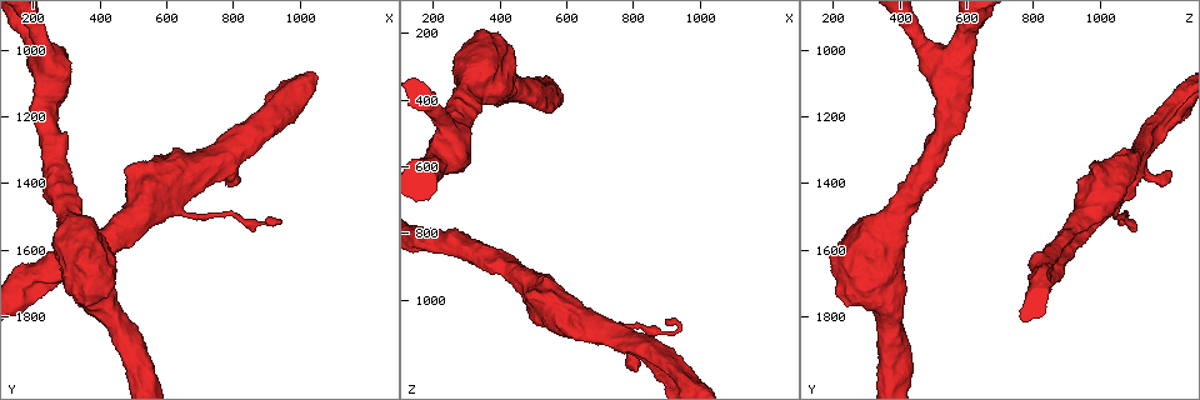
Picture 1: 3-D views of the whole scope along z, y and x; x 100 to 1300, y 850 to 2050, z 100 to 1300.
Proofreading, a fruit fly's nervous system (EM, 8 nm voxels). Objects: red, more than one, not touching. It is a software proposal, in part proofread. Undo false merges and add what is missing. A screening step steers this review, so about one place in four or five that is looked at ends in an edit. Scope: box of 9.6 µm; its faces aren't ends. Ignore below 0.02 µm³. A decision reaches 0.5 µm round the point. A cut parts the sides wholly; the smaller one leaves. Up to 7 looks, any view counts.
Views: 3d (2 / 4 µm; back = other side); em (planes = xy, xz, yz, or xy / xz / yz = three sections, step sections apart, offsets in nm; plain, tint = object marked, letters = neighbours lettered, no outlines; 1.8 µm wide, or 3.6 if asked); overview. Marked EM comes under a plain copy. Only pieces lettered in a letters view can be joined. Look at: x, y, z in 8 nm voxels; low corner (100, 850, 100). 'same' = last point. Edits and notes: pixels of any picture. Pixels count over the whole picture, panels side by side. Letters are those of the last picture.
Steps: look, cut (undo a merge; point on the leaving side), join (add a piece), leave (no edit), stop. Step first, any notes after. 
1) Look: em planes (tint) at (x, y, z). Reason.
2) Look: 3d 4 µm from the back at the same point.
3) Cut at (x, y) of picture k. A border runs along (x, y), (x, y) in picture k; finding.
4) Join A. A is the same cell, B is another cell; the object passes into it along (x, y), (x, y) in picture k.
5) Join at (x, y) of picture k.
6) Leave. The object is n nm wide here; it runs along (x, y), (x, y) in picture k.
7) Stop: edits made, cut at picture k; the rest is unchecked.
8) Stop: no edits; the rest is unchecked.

Look: 3d 4 µm at (740, 1340, 1090). Branch point.

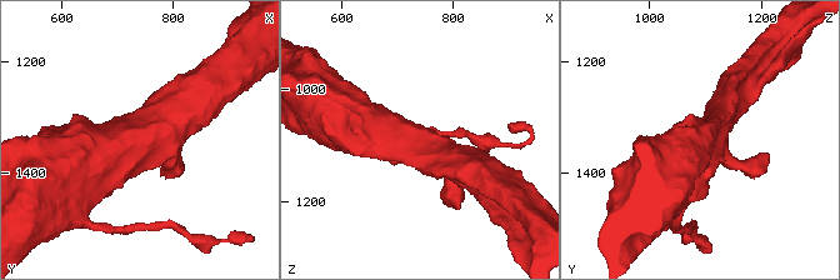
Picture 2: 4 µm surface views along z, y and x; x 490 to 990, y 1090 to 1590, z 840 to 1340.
Look: em xy step 16 (tint) at (730, 1335, 1100). 3 arms meet here; the arms are 220, 340, 600 nm wide.

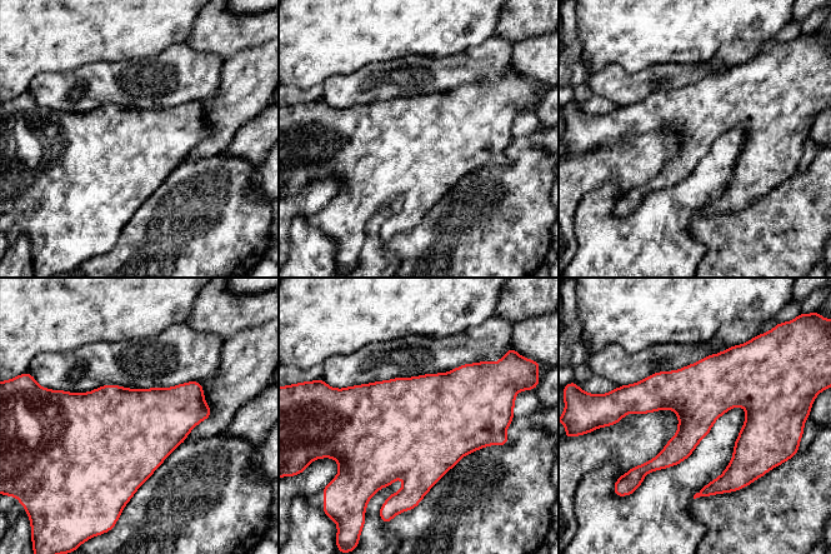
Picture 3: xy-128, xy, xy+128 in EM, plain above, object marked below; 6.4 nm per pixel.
Look: em planes (letters) at the same point. Cut it another way.

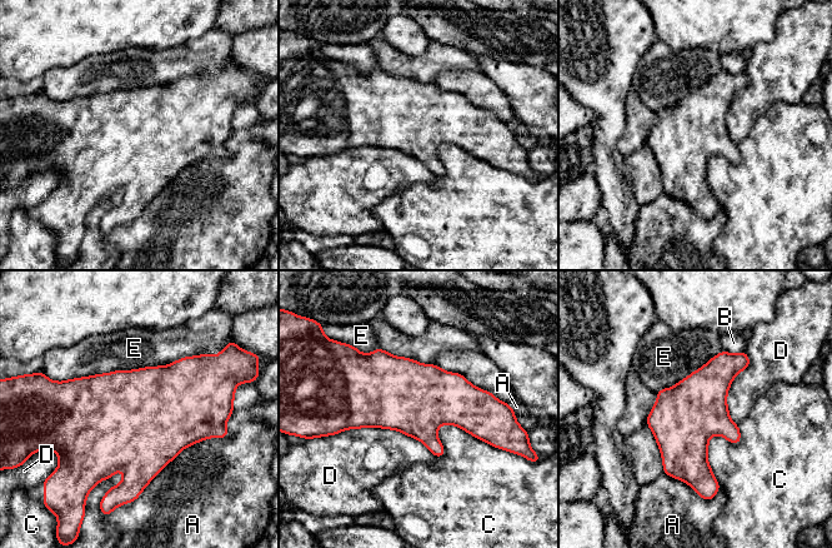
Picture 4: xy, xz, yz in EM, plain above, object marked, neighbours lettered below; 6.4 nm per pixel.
Leave. The object is 420 nm wide here; A, B, C, D and E are other cells; a border runs along (738, 424), (718, 487) in picture 4; continuous, no second cell.

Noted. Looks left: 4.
Look: 3d 2 µm at (900, 1510, 1070). Thin end.

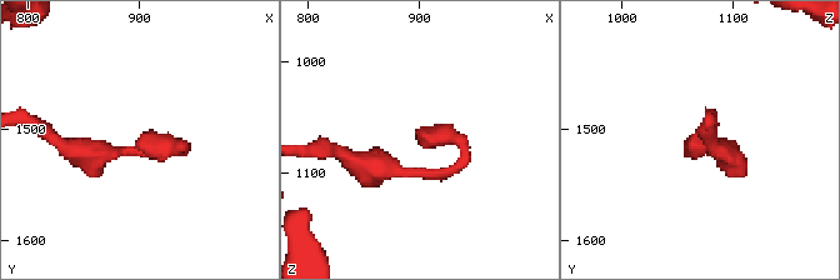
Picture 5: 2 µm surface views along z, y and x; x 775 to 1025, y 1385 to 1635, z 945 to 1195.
Look: em planes (letters) at (894, 1512, 1062). Need the tissue.

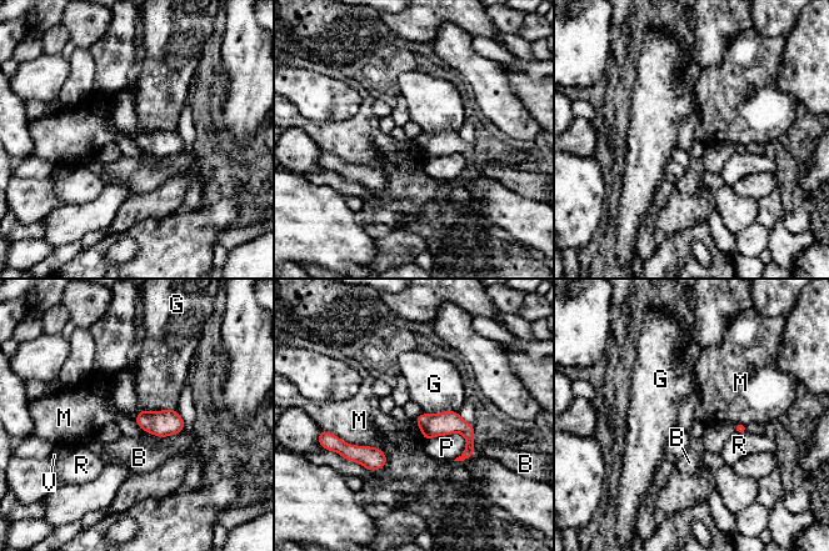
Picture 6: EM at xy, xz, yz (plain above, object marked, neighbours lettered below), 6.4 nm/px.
Leave. The object is 140 nm wide here; the longest contact is with M, 440 nm; B, G, M, P, R and V are other cells; none of them fits.

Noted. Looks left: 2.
Look: em yz step 4 (tint) at (350, 1550, 880). An open end.

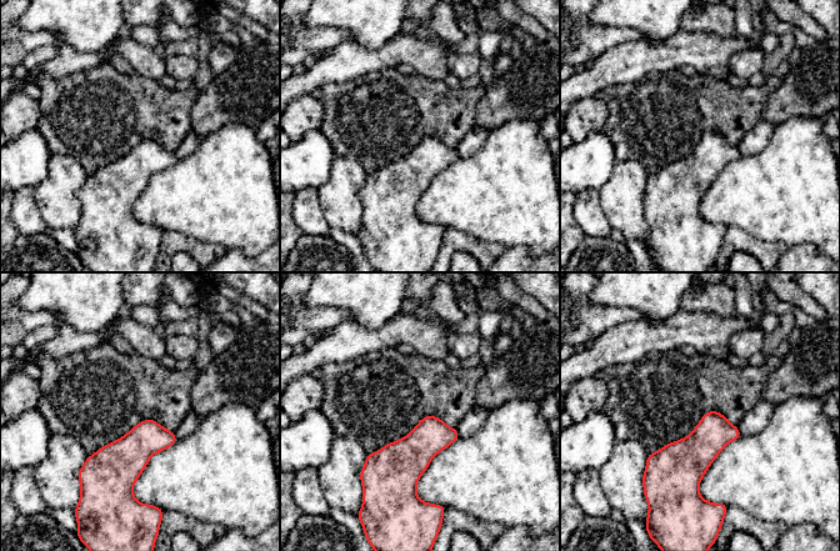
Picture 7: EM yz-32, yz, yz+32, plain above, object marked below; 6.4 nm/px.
Look: em planes (letters) at the same point. Cut it another way.

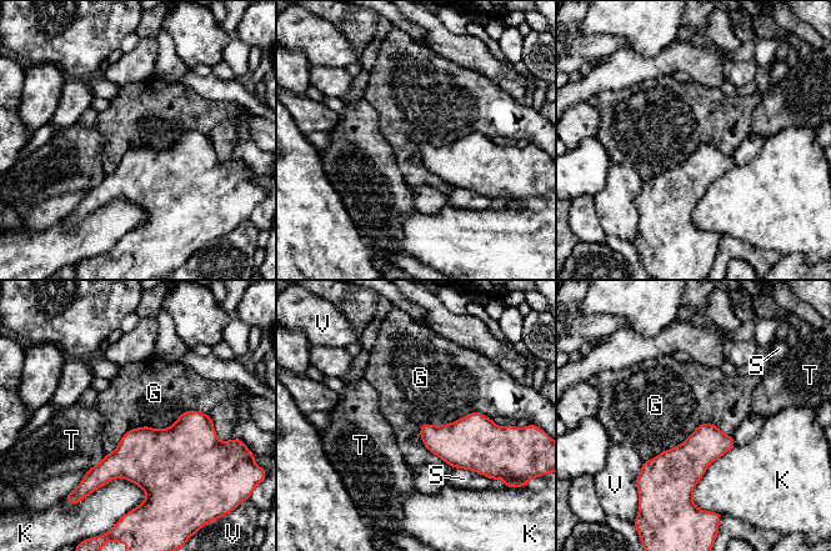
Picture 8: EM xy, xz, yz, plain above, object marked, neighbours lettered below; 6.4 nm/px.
Leave. G, K, S, T and V are other cells; a border runs along (490, 417), (424, 424), (420, 439) in picture 8; none of them fits.

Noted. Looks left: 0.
Stop: no edits; the rest is unchecked.

